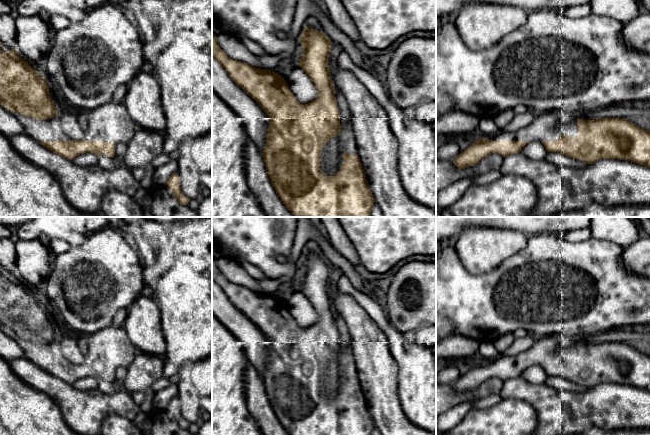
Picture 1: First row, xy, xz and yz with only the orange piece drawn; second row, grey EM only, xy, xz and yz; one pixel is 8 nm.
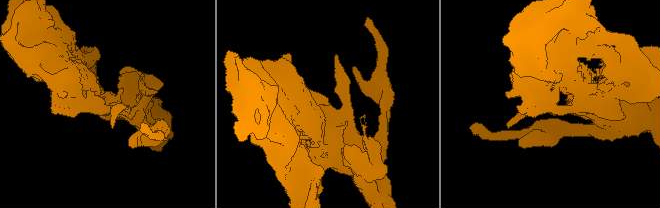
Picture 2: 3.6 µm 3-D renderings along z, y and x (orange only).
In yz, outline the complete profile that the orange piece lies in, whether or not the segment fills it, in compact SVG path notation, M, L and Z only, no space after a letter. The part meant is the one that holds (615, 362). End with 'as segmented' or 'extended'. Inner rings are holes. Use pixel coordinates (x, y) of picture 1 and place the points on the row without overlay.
M553 334L551 336L545 336L542 338L538 338L535 344L529 348L526 351L523 351L521 353L518 353L517 355L513 356L499 356L493 361L489 362L481 362L481 363L476 363L476 365L467 373L464 375L461 375L461 377L455 382L454 387L459 393L464 393L468 390L472 390L476 387L478 387L480 384L483 382L487 381L488 379L492 377L499 377L503 381L506 381L507 379L515 378L515 377L520 377L522 372L528 368L531 365L541 365L546 372L548 376L559 376L567 381L577 383L580 385L584 385L586 388L591 388L594 387L598 384L609 382L609 383L619 383L619 384L628 384L634 387L639 387L641 389L645 389L647 391L650 391L650 354L644 354L640 351L638 351L636 348L630 346L627 343L622 343L622 342L605 342L605 343L597 343L597 344L583 344L578 342L579 337L577 336L569 336L569 335L563 335L563 334Z; extended

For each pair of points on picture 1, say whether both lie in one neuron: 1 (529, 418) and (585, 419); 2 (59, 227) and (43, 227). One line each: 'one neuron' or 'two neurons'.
1: two neurons
2: one neuron

